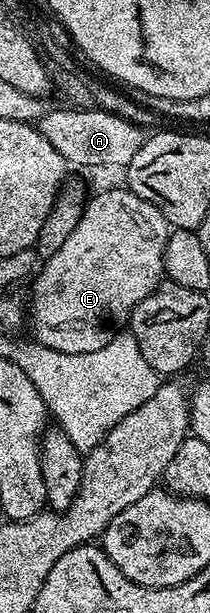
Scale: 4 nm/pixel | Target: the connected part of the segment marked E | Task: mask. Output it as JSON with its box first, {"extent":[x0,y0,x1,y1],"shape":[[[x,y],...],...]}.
{"extent":[29,190,169,354],"shape":[[[103,190],[86,199],[80,222],[53,256],[38,267],[31,286],[29,324],[34,341],[57,352],[80,354],[105,348],[130,323],[131,314],[164,281],[163,253],[167,247],[169,227],[165,216],[147,200],[131,190]]]}

